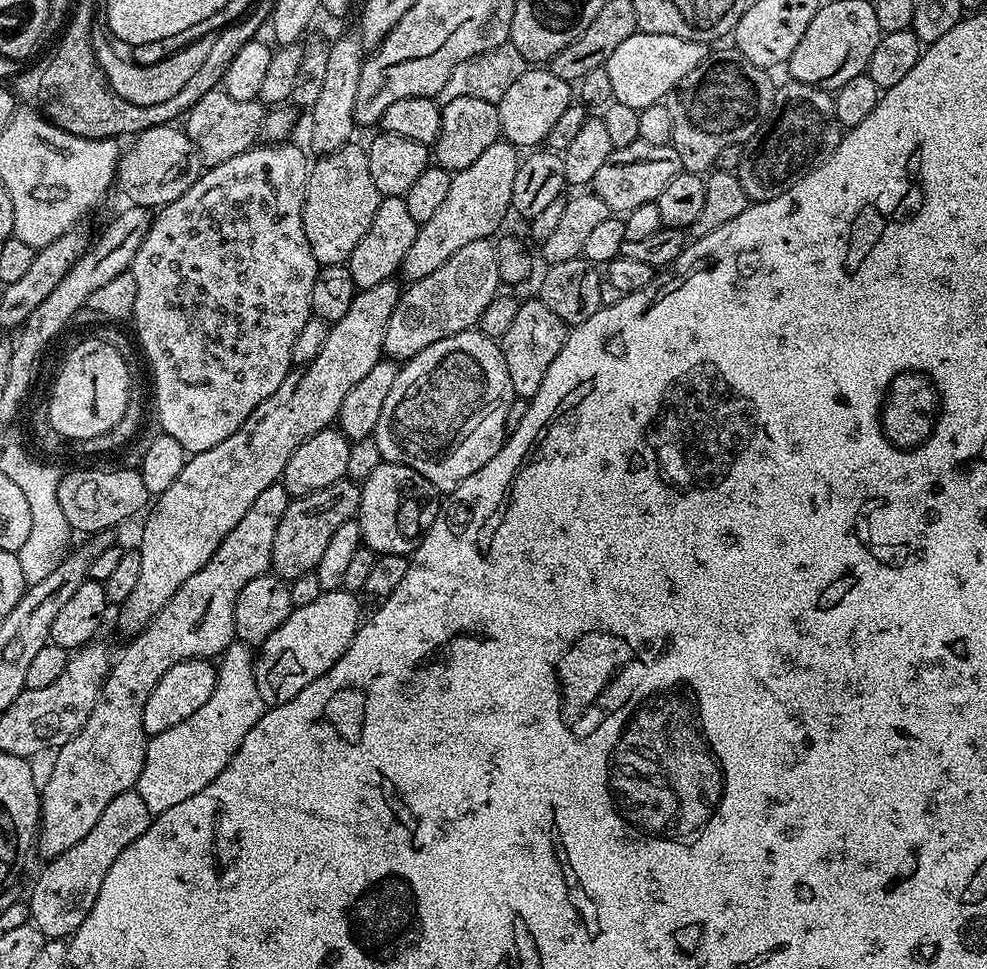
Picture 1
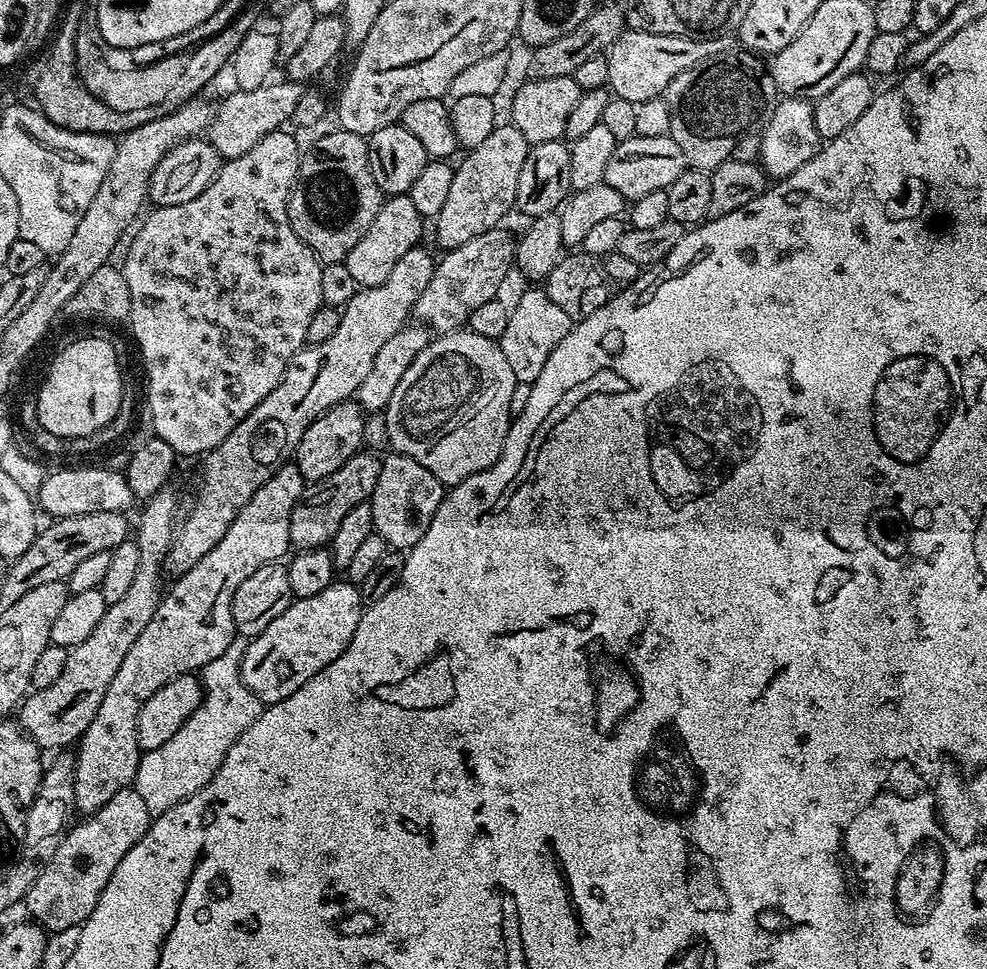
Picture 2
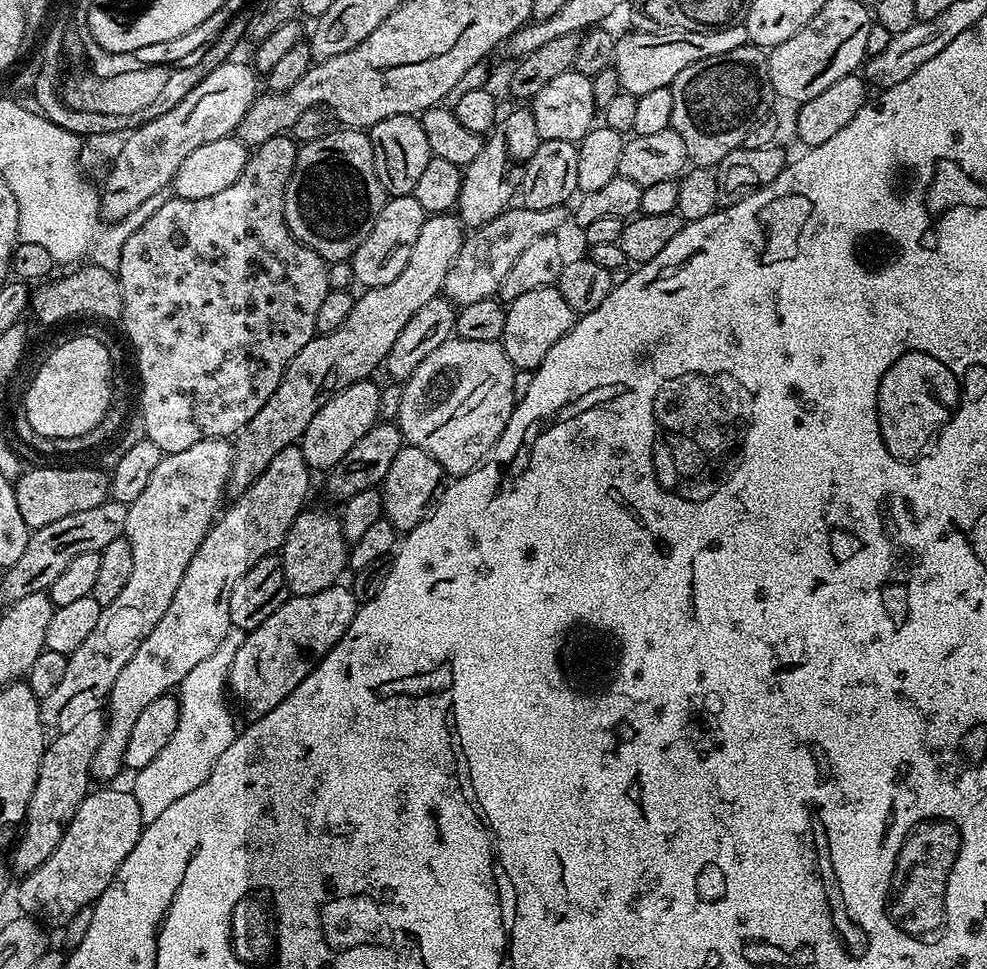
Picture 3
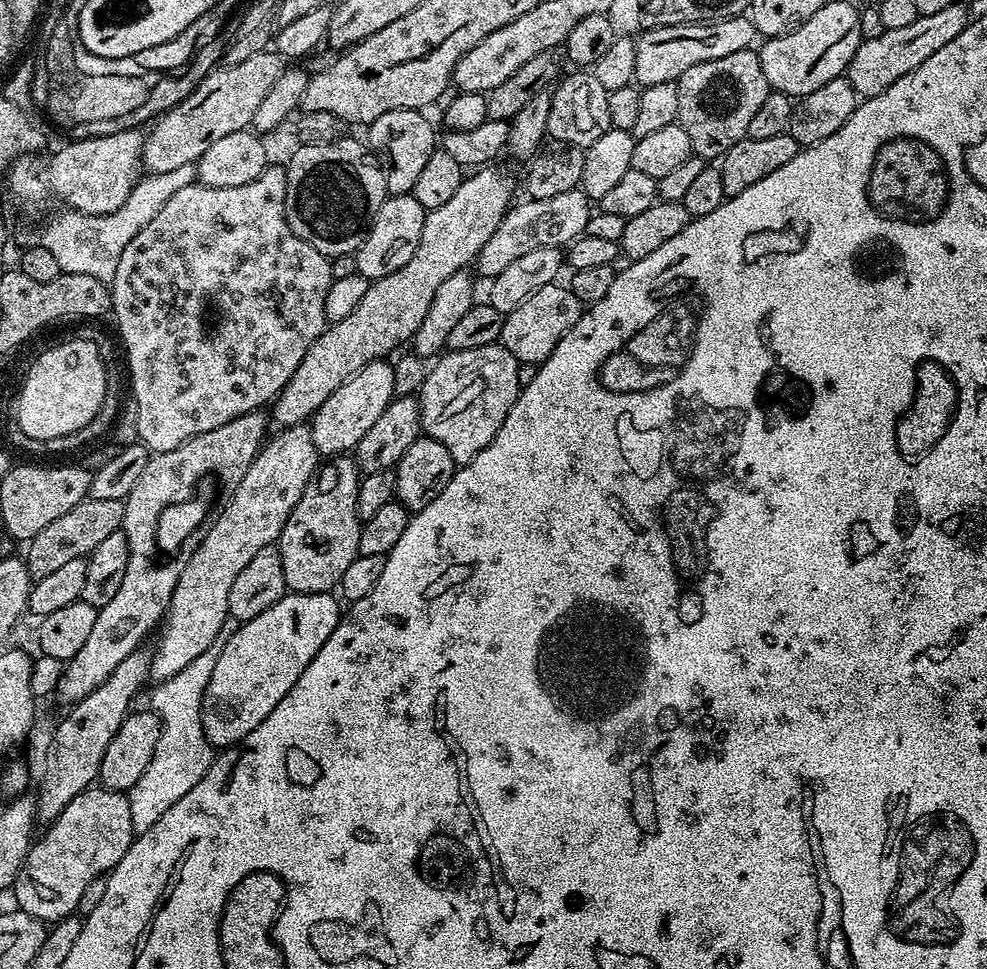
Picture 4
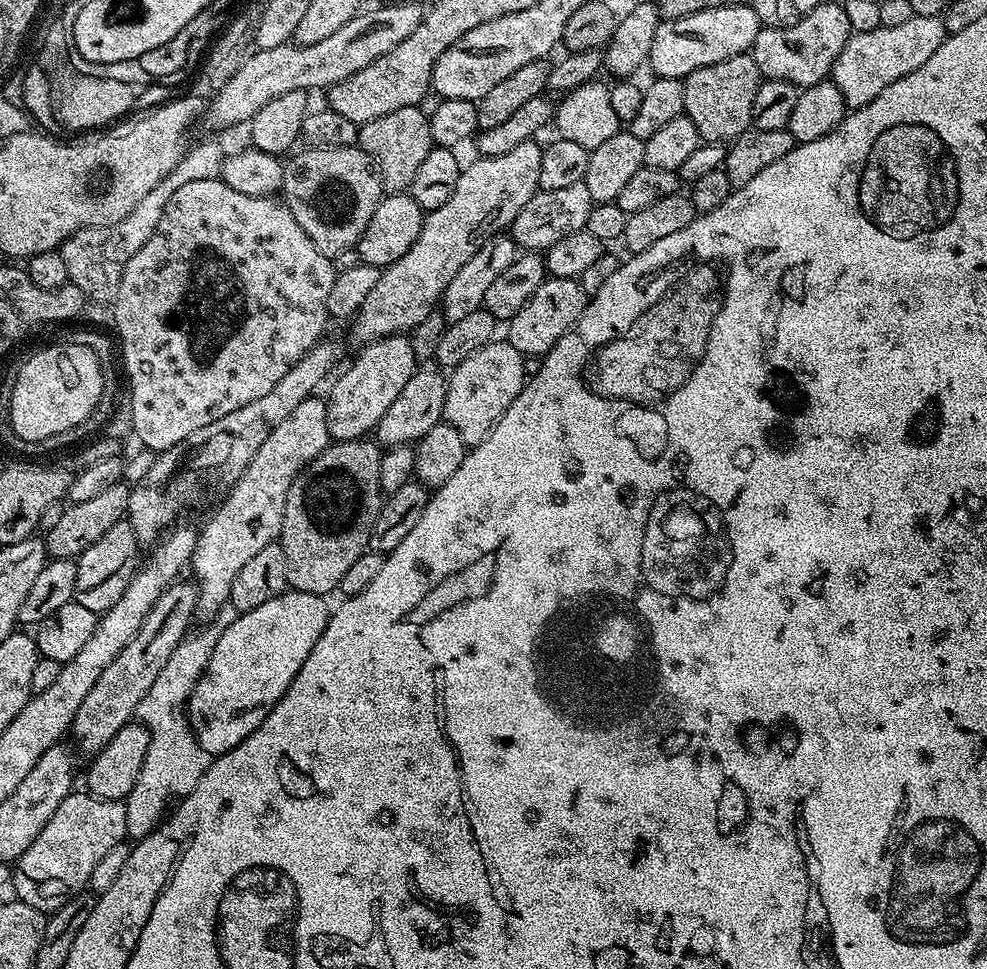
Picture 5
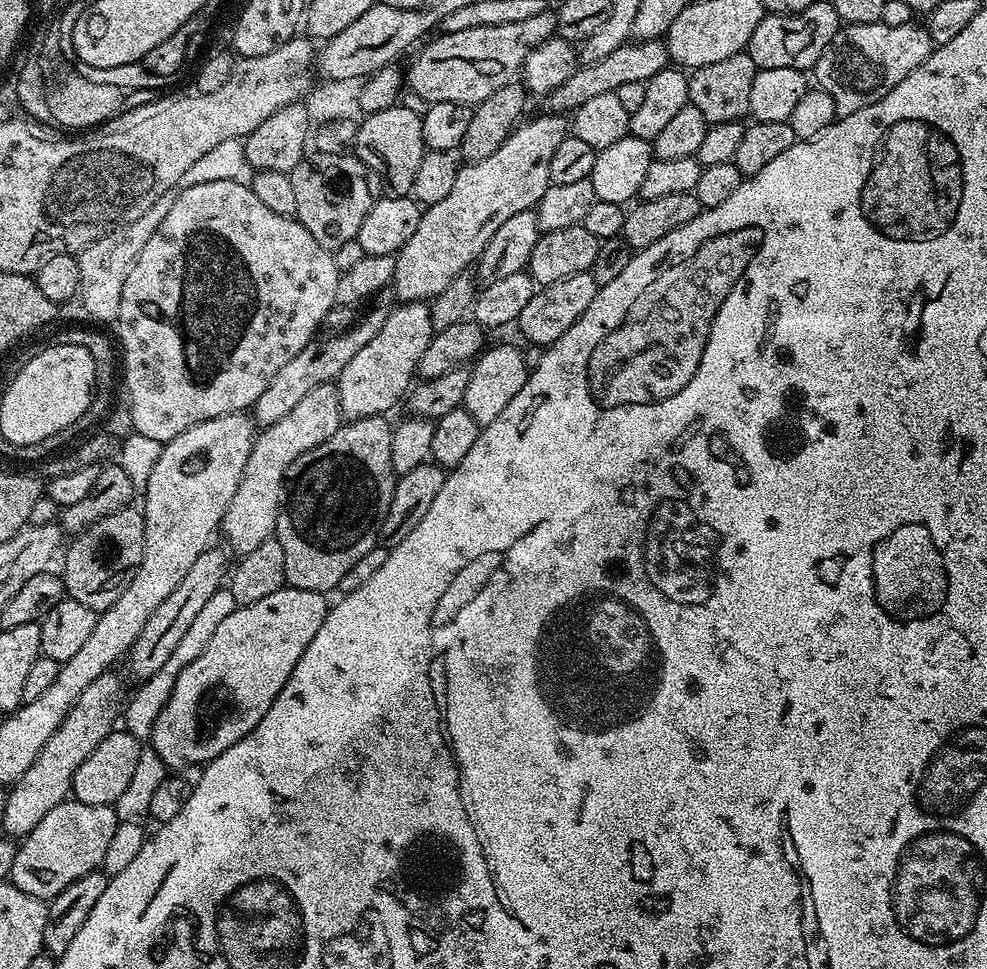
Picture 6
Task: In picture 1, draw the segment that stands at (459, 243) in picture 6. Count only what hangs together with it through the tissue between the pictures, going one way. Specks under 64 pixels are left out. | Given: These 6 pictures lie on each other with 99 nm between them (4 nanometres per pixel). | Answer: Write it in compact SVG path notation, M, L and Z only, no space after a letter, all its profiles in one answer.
M391 279L378 282L378 286L359 289L350 302L350 310L346 310L342 319L329 327L326 346L318 350L315 358L299 370L289 372L282 386L278 386L278 390L274 390L266 402L259 404L254 414L250 414L250 418L246 418L246 422L242 422L242 426L234 430L230 438L226 438L226 442L218 442L218 446L210 450L189 455L182 466L182 474L178 474L174 483L155 497L147 513L148 521L140 532L138 551L142 558L142 575L130 593L130 598L126 598L126 602L118 608L120 628L125 632L125 637L137 636L162 610L162 606L174 598L182 582L186 582L190 574L198 574L198 570L210 562L218 546L222 546L226 534L230 534L230 530L242 522L246 510L254 506L254 498L258 498L266 486L277 483L283 477L286 462L290 462L290 454L294 454L294 450L298 450L306 438L318 434L318 430L331 428L337 423L342 401L346 399L346 394L350 394L354 382L366 378L366 374L370 374L370 370L374 370L374 366L384 356L386 326L390 314L394 314L402 291L401 285L396 283L395 279Z

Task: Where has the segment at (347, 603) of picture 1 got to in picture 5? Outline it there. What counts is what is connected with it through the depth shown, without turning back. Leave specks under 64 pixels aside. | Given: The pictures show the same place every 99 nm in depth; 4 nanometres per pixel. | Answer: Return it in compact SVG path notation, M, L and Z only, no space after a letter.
M289 590L278 594L278 598L270 598L270 602L265 602L263 606L254 606L254 610L239 613L236 620L226 626L214 646L214 654L210 654L206 670L188 695L186 709L188 724L196 733L197 742L213 758L241 744L264 721L266 714L274 710L282 694L286 694L290 682L294 682L298 670L302 670L302 662L310 658L314 642L318 642L318 638L322 638L322 630L326 630L330 615L328 602L322 596Z

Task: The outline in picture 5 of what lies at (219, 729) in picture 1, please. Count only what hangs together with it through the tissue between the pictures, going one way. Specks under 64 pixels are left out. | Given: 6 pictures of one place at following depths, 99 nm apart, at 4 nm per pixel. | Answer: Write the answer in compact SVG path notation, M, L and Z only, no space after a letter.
M229 602L210 617L205 628L197 627L189 631L184 641L174 650L174 654L170 654L166 666L162 666L158 678L154 678L150 690L146 690L146 698L138 702L136 716L150 734L150 750L146 750L146 762L142 762L142 771L138 773L138 782L134 782L134 790L130 790L124 801L126 830L133 841L149 836L161 823L173 801L189 796L213 762L213 756L197 742L196 733L188 724L188 695L206 670L218 638L224 633L226 626L236 620L237 615L235 606Z

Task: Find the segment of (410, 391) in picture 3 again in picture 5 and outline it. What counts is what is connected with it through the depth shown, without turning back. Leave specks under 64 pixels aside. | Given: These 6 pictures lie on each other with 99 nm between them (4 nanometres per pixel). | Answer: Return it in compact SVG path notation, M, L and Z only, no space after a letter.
M493 342L482 346L478 354L470 354L466 362L451 369L447 377L448 388L444 392L443 423L454 426L462 434L465 445L482 442L490 430L506 414L510 402L518 398L523 390L526 377L522 370L524 355L507 342Z

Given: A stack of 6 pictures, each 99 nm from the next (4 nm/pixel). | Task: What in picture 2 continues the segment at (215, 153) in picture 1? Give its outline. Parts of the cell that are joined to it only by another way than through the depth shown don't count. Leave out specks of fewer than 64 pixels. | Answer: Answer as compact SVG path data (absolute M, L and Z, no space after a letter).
M269 82L262 88L245 92L232 90L220 105L215 105L212 120L206 131L206 139L214 146L214 150L218 150L221 158L233 160L246 154L246 150L254 150L254 146L258 146L258 142L266 138L266 134L283 129L291 121L298 106L301 85L296 82L276 83Z

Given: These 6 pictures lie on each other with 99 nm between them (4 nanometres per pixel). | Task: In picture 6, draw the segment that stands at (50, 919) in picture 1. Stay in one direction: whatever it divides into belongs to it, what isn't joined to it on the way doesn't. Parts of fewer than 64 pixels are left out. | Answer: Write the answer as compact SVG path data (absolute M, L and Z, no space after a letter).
M71 798L63 800L61 804L54 806L54 810L50 810L50 814L46 814L46 818L42 818L42 822L38 822L38 826L34 826L34 830L30 830L28 836L19 841L10 882L18 890L39 900L47 902L54 899L62 894L62 890L66 890L66 886L70 886L70 882L78 882L78 878L97 871L103 865L106 849L110 847L110 837L114 835L117 823L113 805L86 806Z

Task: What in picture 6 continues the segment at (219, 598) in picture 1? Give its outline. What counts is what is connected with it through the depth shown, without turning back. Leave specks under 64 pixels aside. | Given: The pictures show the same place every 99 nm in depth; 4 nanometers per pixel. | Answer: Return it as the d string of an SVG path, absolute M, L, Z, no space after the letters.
M331 383L314 386L314 390L305 394L284 417L278 418L278 422L261 427L255 433L238 490L234 490L234 498L230 498L230 506L226 506L224 520L219 526L222 536L224 532L228 539L227 547L233 553L236 551L237 557L250 554L250 550L262 546L262 542L273 539L284 499L284 475L290 462L306 454L306 450L322 446L330 434L339 430L341 423L340 390L335 383Z

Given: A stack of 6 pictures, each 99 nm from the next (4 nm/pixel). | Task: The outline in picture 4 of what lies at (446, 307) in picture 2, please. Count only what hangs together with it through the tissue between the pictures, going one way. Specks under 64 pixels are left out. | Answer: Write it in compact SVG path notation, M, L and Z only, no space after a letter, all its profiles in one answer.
M580 188L566 190L566 194L558 194L555 198L524 198L524 201L513 203L507 214L498 222L498 230L490 234L486 246L476 255L474 268L485 278L502 274L510 262L522 258L529 250L538 250L542 246L560 248L585 235L586 222L592 217L594 208Z

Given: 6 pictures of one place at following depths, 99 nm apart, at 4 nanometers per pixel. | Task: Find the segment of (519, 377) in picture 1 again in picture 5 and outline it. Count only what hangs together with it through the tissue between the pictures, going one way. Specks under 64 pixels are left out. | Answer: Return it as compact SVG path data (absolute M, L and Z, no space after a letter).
M557 276L544 279L542 286L534 290L530 302L526 302L526 306L522 306L522 310L518 310L518 314L514 314L514 318L507 321L507 343L512 344L514 350L518 350L525 357L543 358L556 345L558 338L565 336L576 325L589 299L590 293L580 285L579 280Z

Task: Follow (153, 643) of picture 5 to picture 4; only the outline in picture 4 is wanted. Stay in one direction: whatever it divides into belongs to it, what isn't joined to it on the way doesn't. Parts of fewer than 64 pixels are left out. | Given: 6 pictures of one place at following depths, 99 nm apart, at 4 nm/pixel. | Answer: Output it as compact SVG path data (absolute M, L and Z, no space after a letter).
M141 646L114 669L114 674L98 686L86 698L71 705L67 709L64 721L56 728L52 736L52 745L48 748L48 757L44 760L44 777L40 780L40 792L36 796L36 819L40 822L51 822L78 798L86 789L97 783L102 754L106 754L106 746L110 746L110 738L118 734L118 726L133 711L136 695L140 687L150 680L150 662L152 653L147 647Z

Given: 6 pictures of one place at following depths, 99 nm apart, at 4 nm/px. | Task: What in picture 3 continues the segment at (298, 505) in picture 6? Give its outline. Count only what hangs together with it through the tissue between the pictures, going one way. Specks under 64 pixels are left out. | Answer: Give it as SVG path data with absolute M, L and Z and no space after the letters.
M335 511L299 512L286 534L280 556L289 593L293 596L305 596L333 587L339 581L336 579L346 572L349 547L342 534L339 515Z

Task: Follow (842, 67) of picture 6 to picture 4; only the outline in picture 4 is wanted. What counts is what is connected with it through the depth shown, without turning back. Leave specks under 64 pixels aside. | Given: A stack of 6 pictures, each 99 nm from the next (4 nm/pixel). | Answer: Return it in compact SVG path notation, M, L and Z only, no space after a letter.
M954 2L939 14L920 16L910 22L910 26L899 30L884 30L882 34L878 34L878 38L861 39L854 58L850 58L848 63L846 75L849 86L860 98L882 94L882 90L886 90L886 86L894 86L894 82L898 82L902 74L910 74L918 66L922 66L922 62L930 58L930 54L942 50L946 42L958 38L958 34L962 34L969 22L970 13L967 7L963 3Z

